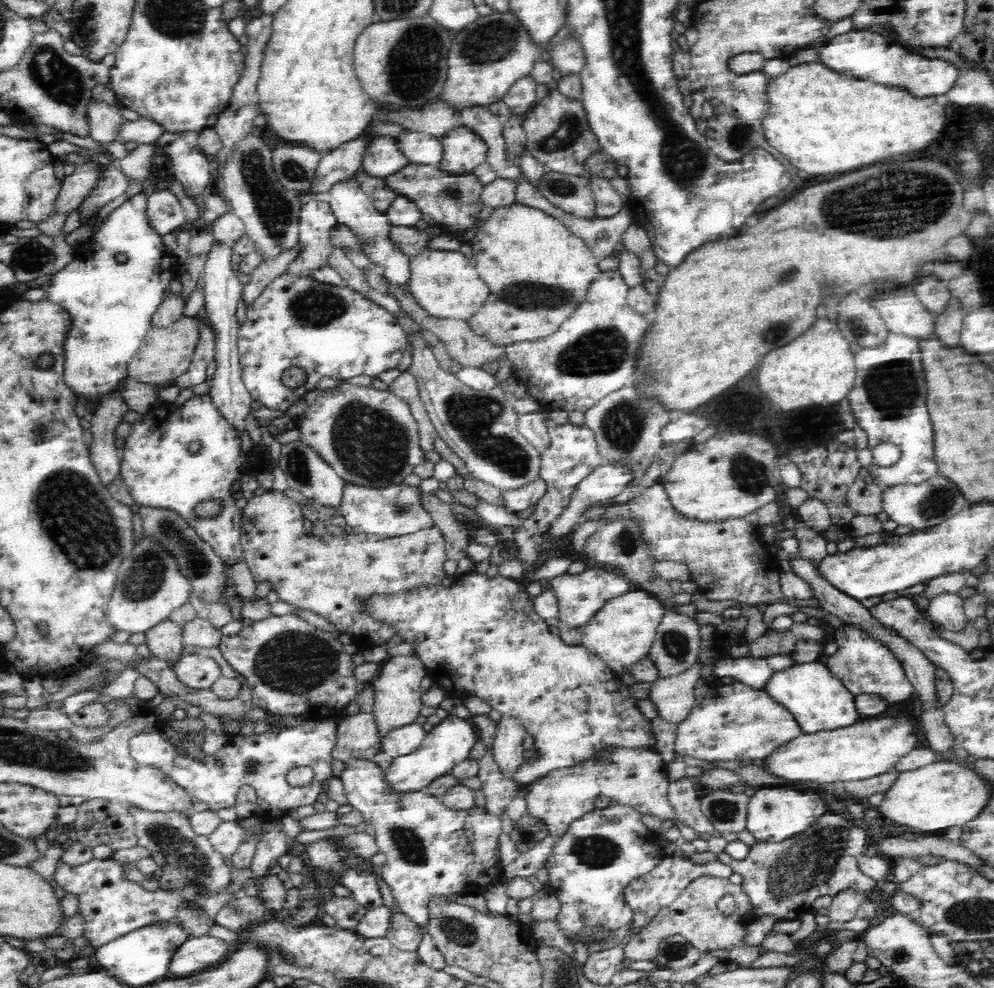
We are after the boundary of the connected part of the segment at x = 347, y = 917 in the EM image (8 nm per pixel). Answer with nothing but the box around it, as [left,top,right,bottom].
[324,896,367,930]

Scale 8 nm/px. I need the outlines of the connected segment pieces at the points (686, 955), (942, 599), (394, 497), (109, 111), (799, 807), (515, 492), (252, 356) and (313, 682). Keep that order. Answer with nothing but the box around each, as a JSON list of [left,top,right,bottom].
[[654,934,701,969],[922,592,966,631],[338,481,434,536],[84,96,122,143],[747,787,830,842],[498,479,545,514],[237,271,409,411],[220,615,357,720]]

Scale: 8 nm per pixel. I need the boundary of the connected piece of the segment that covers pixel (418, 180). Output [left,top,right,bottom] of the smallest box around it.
[383,163,483,234]

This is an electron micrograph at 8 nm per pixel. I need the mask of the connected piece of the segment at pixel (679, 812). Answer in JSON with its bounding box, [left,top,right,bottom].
[667,777,722,837]

